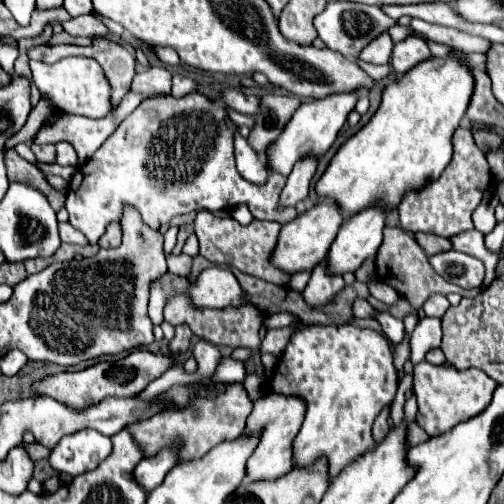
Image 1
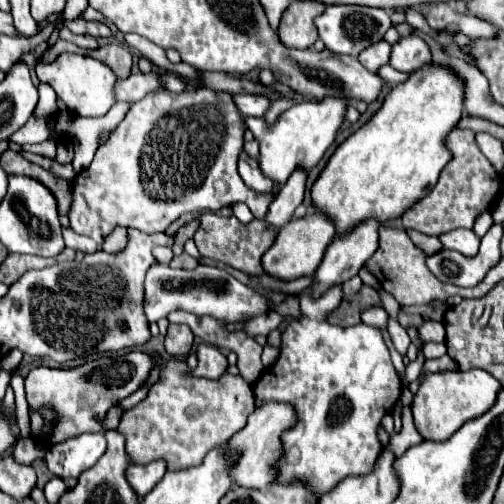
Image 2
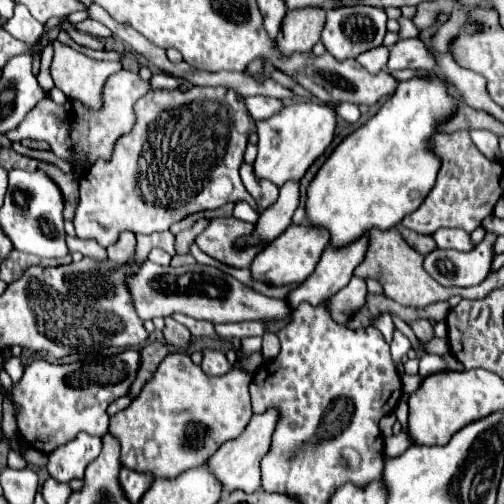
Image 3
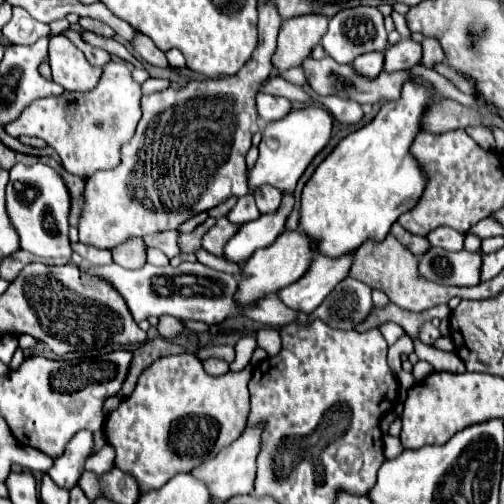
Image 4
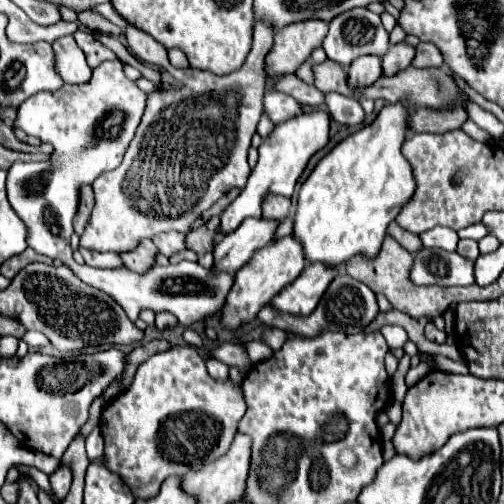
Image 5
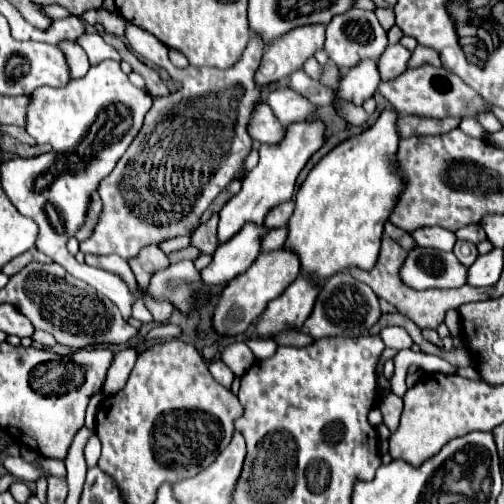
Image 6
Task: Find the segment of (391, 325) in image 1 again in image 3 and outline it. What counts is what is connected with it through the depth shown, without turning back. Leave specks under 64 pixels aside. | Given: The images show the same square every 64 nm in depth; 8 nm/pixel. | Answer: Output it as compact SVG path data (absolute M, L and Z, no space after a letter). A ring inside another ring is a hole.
M394 330L394 338L392 338L392 358L394 358L394 362L400 360L400 356L404 356L410 348L412 348L410 340L400 330Z

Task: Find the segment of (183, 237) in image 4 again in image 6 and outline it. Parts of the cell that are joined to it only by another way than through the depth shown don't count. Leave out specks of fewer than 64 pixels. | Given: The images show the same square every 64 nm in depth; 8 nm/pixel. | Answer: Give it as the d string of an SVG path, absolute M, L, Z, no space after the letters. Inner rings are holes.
M214 214L208 222L200 224L192 236L190 236L190 244L196 246L202 254L214 254L218 240L216 240L216 226L218 226L218 214Z

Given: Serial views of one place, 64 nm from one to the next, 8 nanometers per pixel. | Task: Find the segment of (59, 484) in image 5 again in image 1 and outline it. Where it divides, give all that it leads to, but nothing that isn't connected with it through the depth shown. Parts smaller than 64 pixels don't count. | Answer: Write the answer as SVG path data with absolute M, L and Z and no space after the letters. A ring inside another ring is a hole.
M82 430L64 436L50 454L50 464L58 472L80 476L96 468L112 452L112 440L96 430Z

